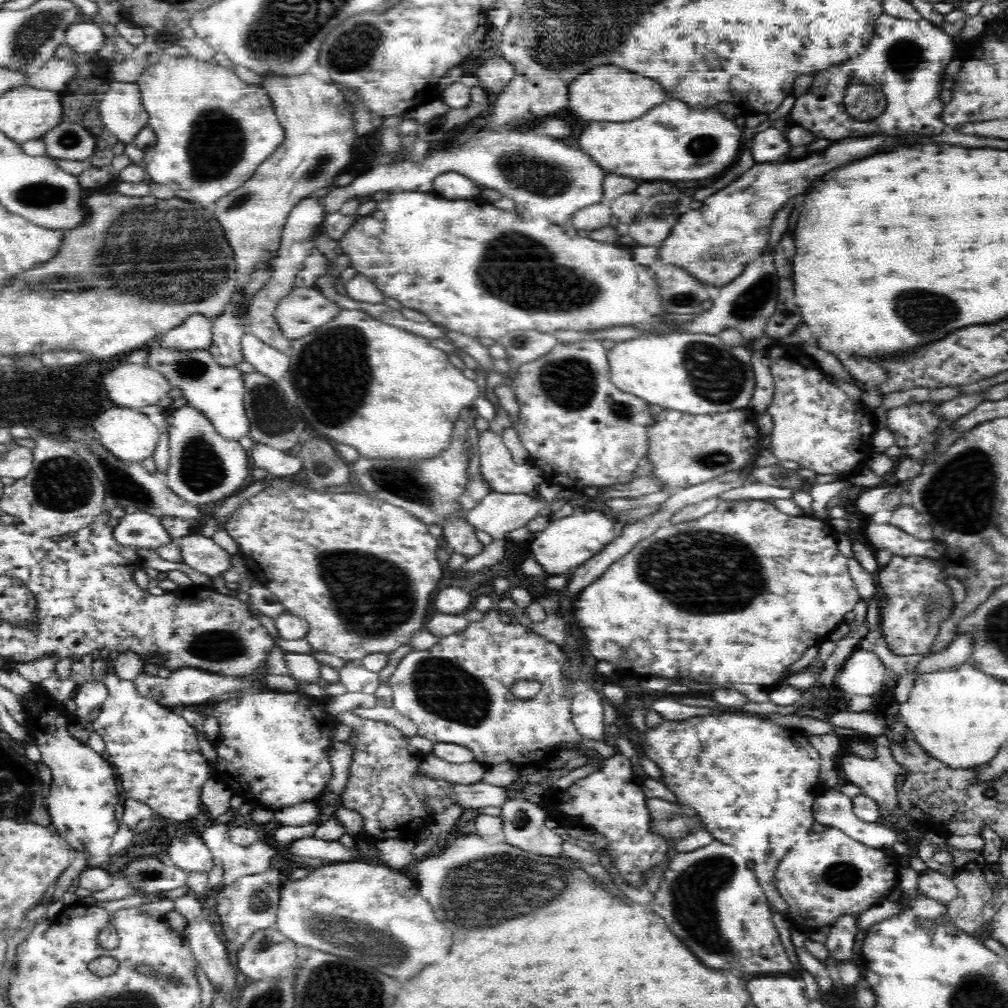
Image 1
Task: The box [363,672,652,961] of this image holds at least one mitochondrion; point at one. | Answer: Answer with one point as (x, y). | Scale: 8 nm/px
(503, 885)

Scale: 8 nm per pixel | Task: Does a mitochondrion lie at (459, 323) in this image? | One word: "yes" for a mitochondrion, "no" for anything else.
no

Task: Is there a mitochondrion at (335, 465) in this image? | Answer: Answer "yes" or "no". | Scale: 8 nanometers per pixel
no

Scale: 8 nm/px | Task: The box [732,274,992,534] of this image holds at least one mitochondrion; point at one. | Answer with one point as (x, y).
(937, 310)

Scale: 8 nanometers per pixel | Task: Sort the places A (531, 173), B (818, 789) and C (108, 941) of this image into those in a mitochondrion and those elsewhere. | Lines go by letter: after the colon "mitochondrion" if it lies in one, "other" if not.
A: mitochondrion
B: other
C: other

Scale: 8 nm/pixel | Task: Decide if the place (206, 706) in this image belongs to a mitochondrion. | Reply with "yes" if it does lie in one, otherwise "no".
no

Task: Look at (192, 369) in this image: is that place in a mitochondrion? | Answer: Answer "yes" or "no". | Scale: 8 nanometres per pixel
yes

